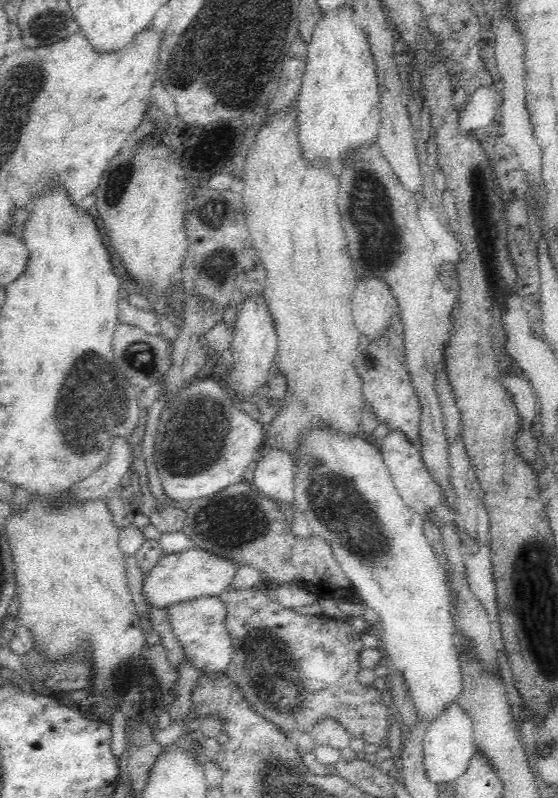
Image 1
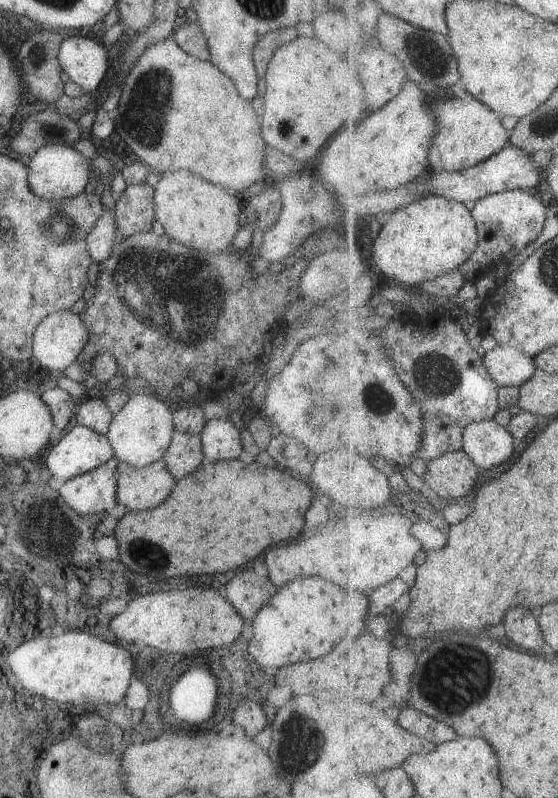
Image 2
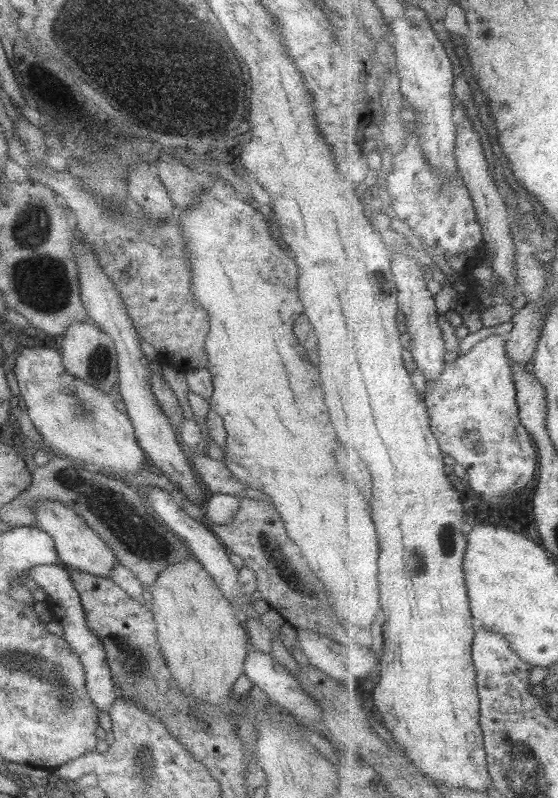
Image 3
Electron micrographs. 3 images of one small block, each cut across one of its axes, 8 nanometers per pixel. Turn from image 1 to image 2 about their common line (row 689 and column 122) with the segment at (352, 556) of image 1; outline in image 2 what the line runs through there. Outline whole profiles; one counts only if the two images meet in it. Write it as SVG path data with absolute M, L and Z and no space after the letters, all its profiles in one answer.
M148 391L129 393L123 408L112 415L106 435L113 457L119 463L126 463L129 467L141 470L163 459L175 430L168 405L168 400L163 400Z

